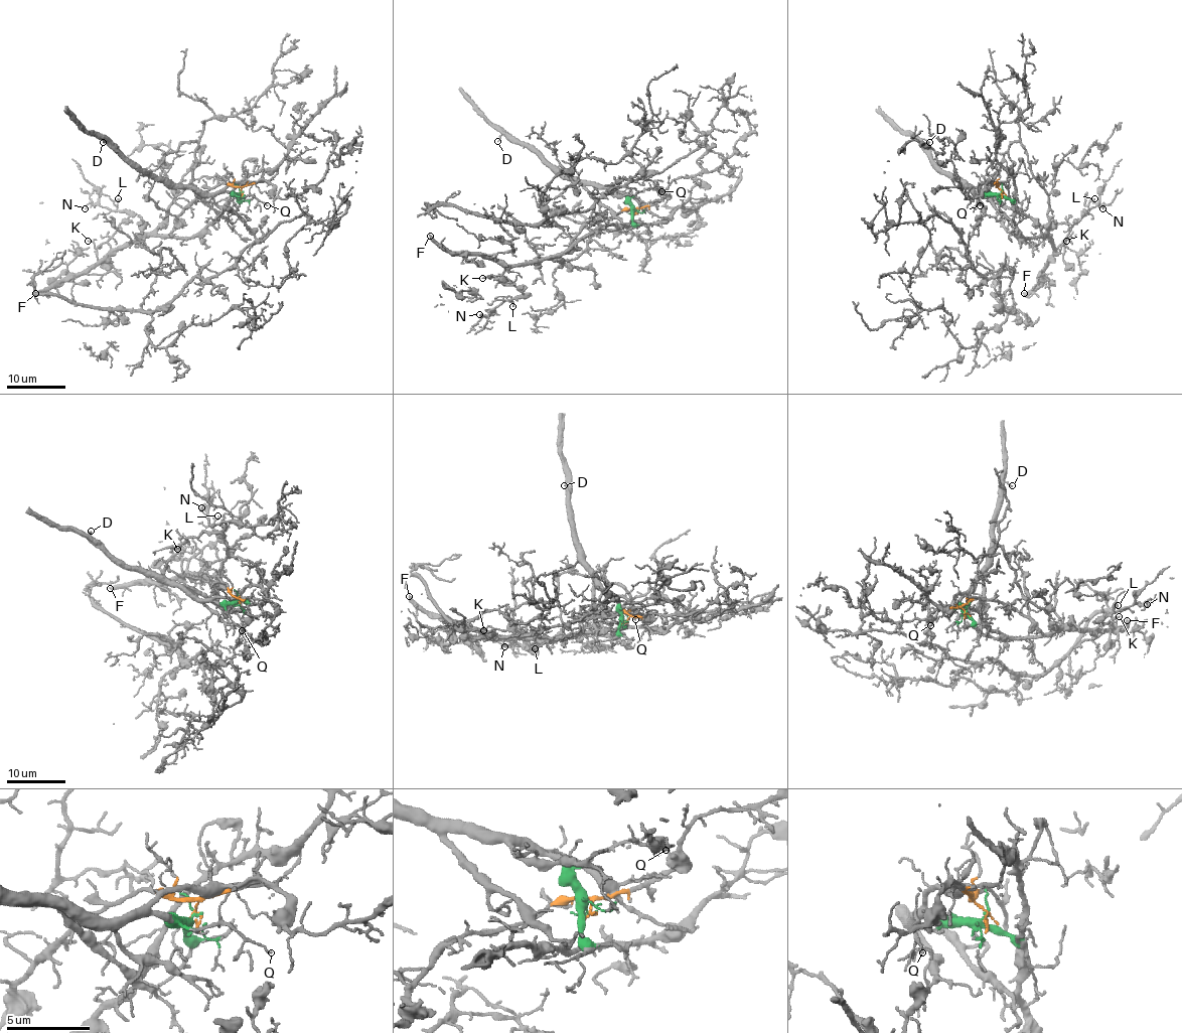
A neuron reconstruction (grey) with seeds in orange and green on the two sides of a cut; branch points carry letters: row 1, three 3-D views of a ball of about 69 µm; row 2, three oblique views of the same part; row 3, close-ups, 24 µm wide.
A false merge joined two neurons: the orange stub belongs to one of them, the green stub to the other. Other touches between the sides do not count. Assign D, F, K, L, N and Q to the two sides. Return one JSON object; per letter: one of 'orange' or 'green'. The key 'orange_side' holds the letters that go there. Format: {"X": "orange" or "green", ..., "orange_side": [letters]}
{"D": "green", "F": "orange", "K": "orange", "L": "orange", "N": "orange", "Q": "green", "orange_side": ["F", "K", "L", "N"]}

